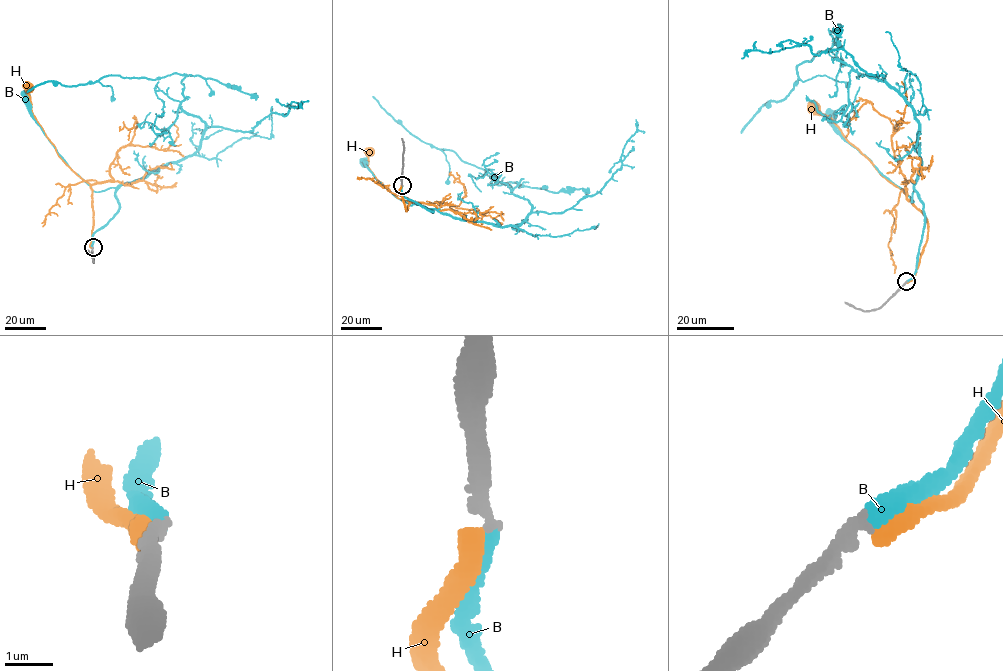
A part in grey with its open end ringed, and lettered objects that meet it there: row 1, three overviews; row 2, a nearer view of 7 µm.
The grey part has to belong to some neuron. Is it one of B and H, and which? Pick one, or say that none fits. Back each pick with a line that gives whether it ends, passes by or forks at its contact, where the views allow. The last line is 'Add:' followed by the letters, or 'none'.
B: it ends there
Add: B

